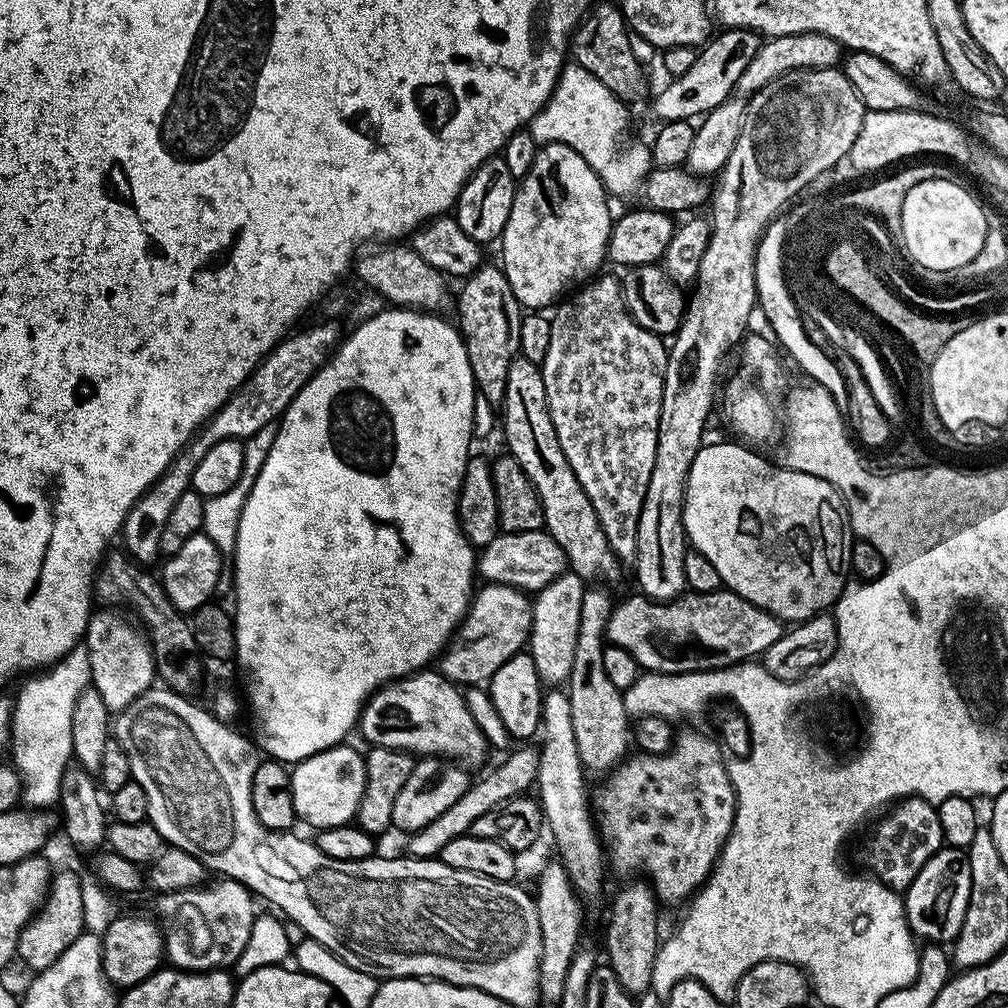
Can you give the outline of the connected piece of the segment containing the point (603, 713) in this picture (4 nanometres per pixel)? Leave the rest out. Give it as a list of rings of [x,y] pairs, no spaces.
[[[604,586],[587,587],[582,594],[582,611],[578,614],[578,642],[574,645],[574,663],[570,666],[570,674],[566,681],[566,691],[570,702],[570,718],[574,722],[574,742],[578,742],[578,758],[582,762],[585,777],[592,780],[603,779],[621,760],[625,759],[628,744],[632,742],[632,720],[625,708],[623,691],[614,686],[603,669],[602,654],[606,647],[605,636],[609,616],[614,607],[614,599],[608,594]]]

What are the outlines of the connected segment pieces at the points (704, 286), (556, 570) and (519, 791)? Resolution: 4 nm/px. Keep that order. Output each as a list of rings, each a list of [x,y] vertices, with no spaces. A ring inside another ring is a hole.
[[[801,68],[798,72],[788,72],[770,81],[762,90],[753,92],[747,101],[738,142],[734,142],[734,150],[730,150],[730,158],[724,163],[718,176],[720,181],[714,184],[710,196],[712,237],[700,259],[700,275],[694,281],[696,293],[687,301],[682,327],[675,337],[675,363],[676,360],[680,364],[688,363],[692,377],[684,392],[680,392],[679,386],[672,382],[665,383],[662,410],[658,418],[658,450],[654,458],[654,470],[650,470],[650,486],[646,486],[642,514],[638,518],[638,550],[634,571],[640,583],[639,591],[653,602],[674,600],[686,588],[684,491],[694,454],[698,454],[706,440],[704,427],[712,412],[711,392],[716,384],[716,371],[720,368],[720,355],[727,350],[728,344],[736,346],[741,343],[742,337],[749,331],[748,319],[752,316],[752,308],[754,312],[758,304],[756,250],[760,247],[760,238],[768,225],[777,219],[780,211],[783,213],[803,188],[810,187],[823,172],[830,171],[840,159],[843,161],[849,155],[854,140],[858,138],[865,111],[854,86],[850,86],[843,71],[836,68]]]
[[[546,530],[539,532],[504,532],[496,536],[478,552],[478,576],[490,584],[505,584],[519,588],[521,592],[541,592],[554,578],[558,578],[569,567],[568,555],[554,542]]]
[[[532,746],[513,747],[507,753],[509,756],[489,776],[484,776],[477,784],[475,781],[469,786],[466,794],[462,794],[462,798],[458,798],[458,802],[454,802],[454,806],[450,806],[450,810],[446,810],[446,814],[438,814],[438,818],[434,818],[434,822],[422,826],[422,830],[411,833],[407,837],[407,855],[414,856],[418,860],[439,857],[442,846],[446,846],[446,842],[450,842],[454,838],[465,835],[476,819],[482,818],[482,814],[486,814],[486,810],[494,810],[494,806],[498,806],[510,798],[525,795],[535,785],[540,765],[539,751],[535,747],[528,747]]]

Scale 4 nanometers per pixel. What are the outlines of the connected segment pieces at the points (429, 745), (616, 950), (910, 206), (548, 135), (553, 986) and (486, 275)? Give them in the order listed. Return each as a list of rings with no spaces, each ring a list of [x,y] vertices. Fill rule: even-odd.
[[[439,670],[414,672],[374,692],[360,712],[358,732],[369,740],[369,745],[378,748],[397,748],[400,752],[411,752],[420,758],[447,758],[464,766],[482,763],[484,755],[490,752],[487,738],[467,709],[463,691]]]
[[[640,878],[633,880],[636,881],[626,885],[612,900],[608,929],[604,932],[604,948],[608,951],[607,967],[614,970],[618,982],[622,982],[627,992],[641,994],[651,989],[654,958],[662,943],[662,936],[659,936],[660,924],[656,921],[658,901],[651,884]]]
[[[955,179],[918,182],[904,195],[901,204],[905,253],[913,265],[926,264],[939,272],[959,273],[972,262],[986,242],[988,230],[985,205],[979,204]]]
[[[565,63],[552,97],[544,103],[543,110],[533,118],[530,125],[532,137],[537,145],[565,144],[570,146],[570,150],[582,154],[582,158],[586,158],[586,162],[594,170],[596,177],[604,183],[604,191],[613,197],[632,196],[635,192],[637,195],[644,187],[644,179],[654,167],[649,145],[647,143],[623,144],[624,131],[628,128],[628,112],[624,109],[627,108],[625,101],[615,96],[606,86],[602,86],[602,82],[598,82],[598,78],[590,74],[590,70],[586,70],[583,63],[572,63]]]
[[[560,862],[548,864],[540,872],[540,881],[534,887],[534,899],[538,910],[538,926],[542,926],[542,958],[538,966],[538,986],[540,987],[540,1000],[543,1003],[559,1005],[562,998],[562,986],[566,986],[566,970],[570,970],[570,962],[574,954],[581,947],[580,930],[584,926],[584,908],[581,897],[577,896],[576,888],[568,877],[568,872]]]
[[[491,262],[463,281],[464,289],[460,292],[460,324],[458,331],[464,337],[466,354],[470,362],[476,391],[493,406],[504,403],[506,394],[506,374],[510,374],[513,360],[520,356],[520,318],[522,309],[510,290],[503,267],[496,268]]]

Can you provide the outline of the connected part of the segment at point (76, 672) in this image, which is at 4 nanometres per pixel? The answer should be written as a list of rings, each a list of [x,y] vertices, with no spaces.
[[[82,642],[76,644],[62,659],[28,679],[32,678],[21,686],[20,697],[14,700],[10,753],[11,763],[20,773],[23,803],[44,806],[47,800],[59,797],[62,774],[73,759],[70,722],[74,702],[92,683],[88,647]]]

